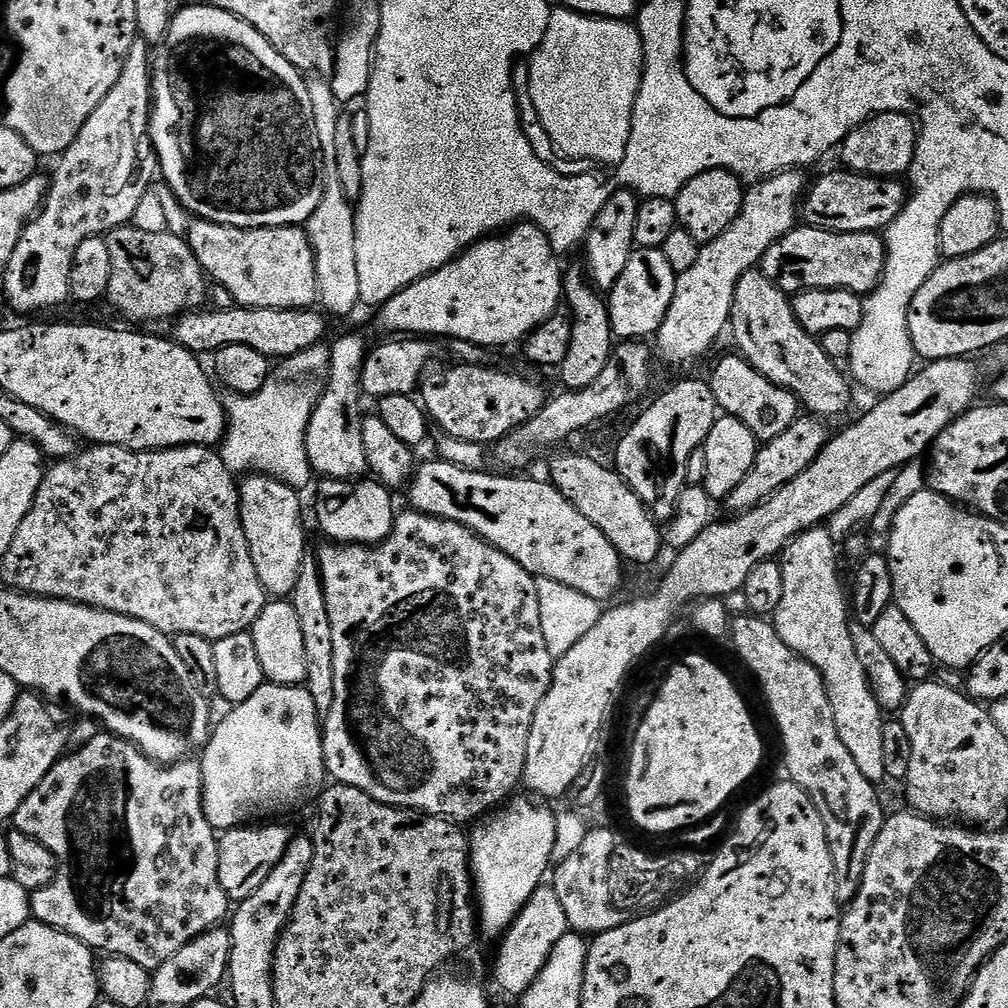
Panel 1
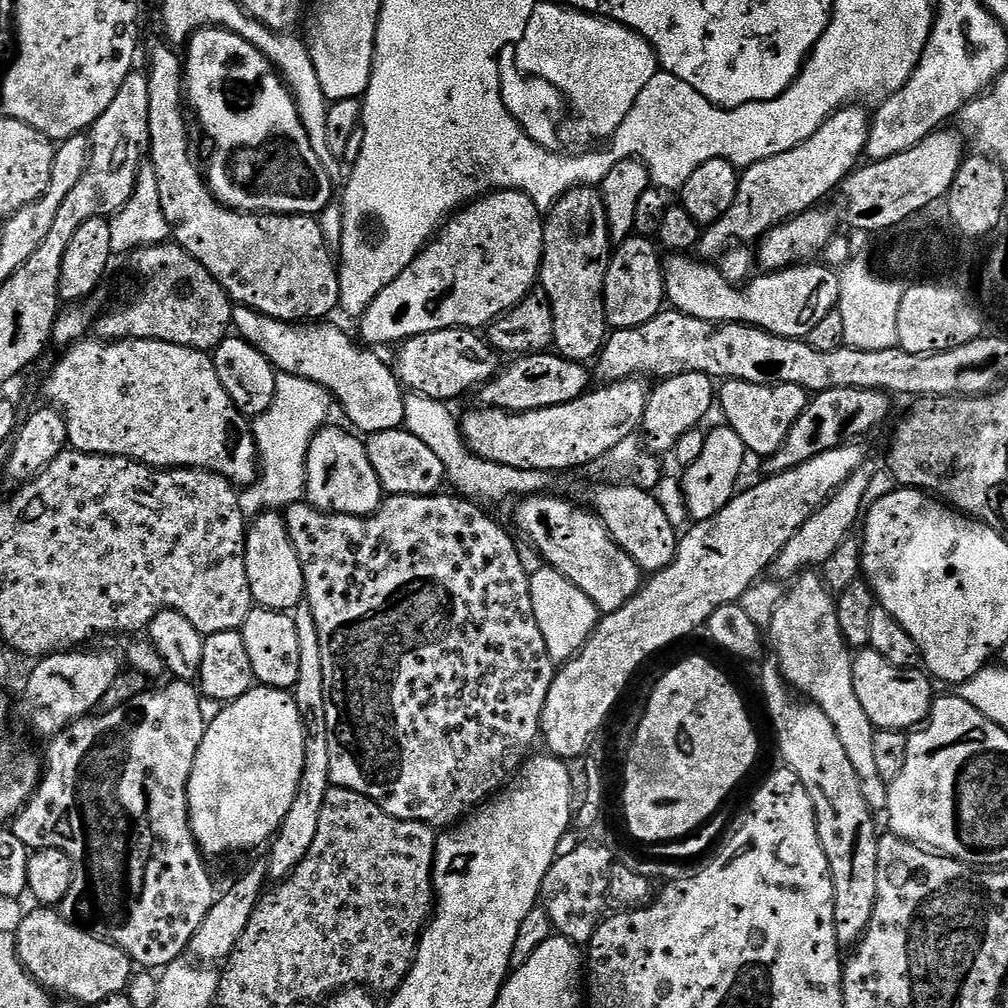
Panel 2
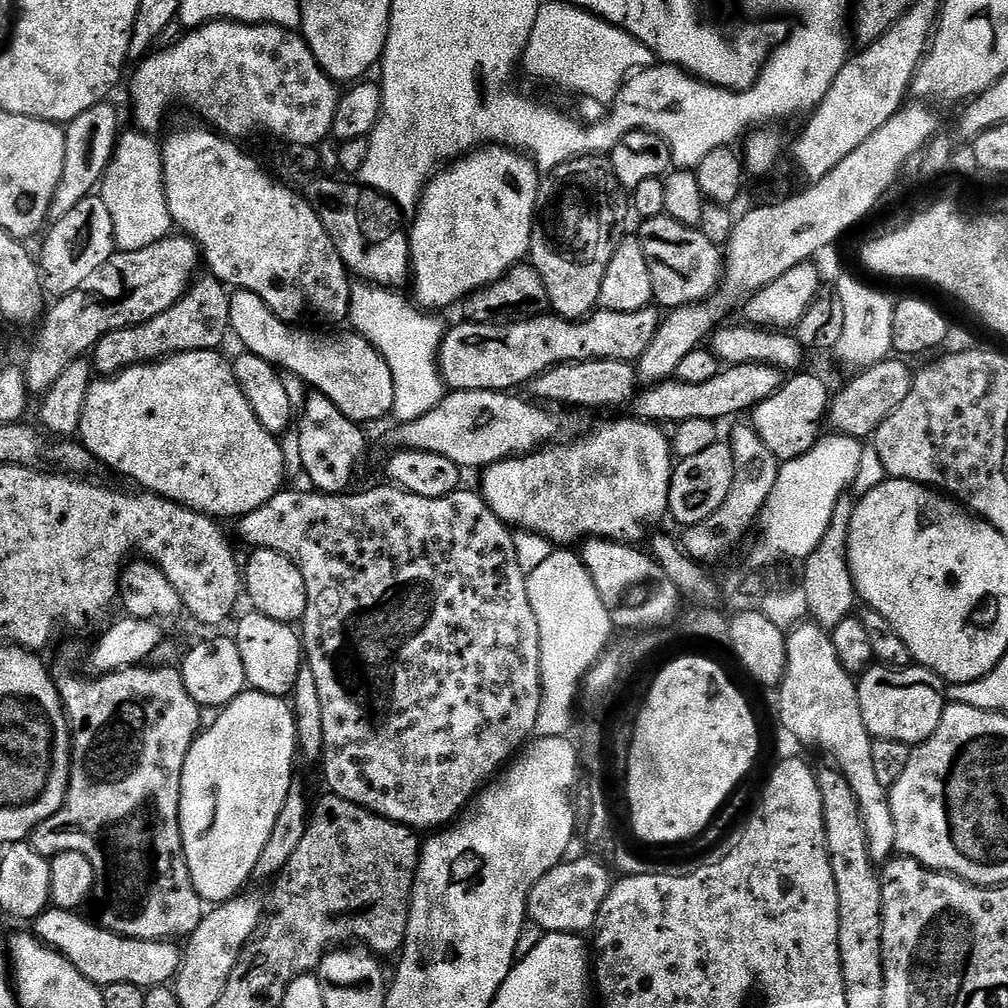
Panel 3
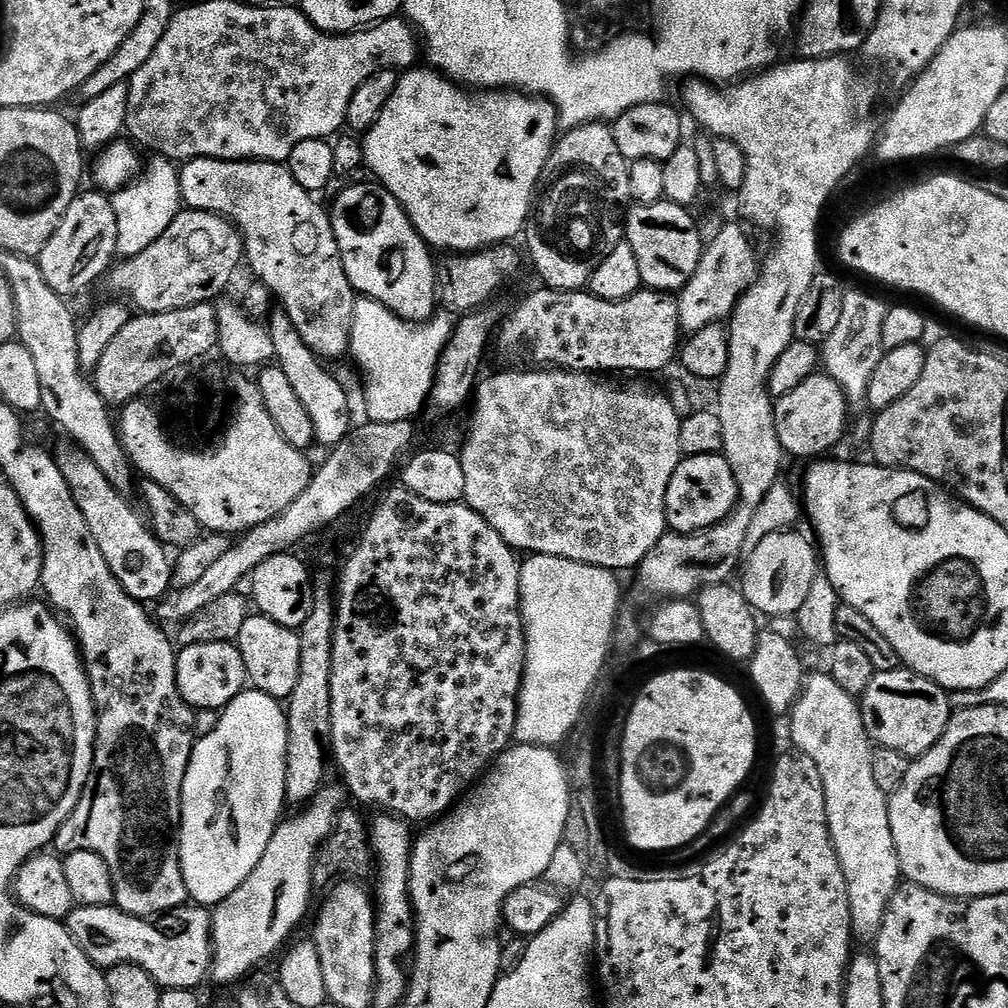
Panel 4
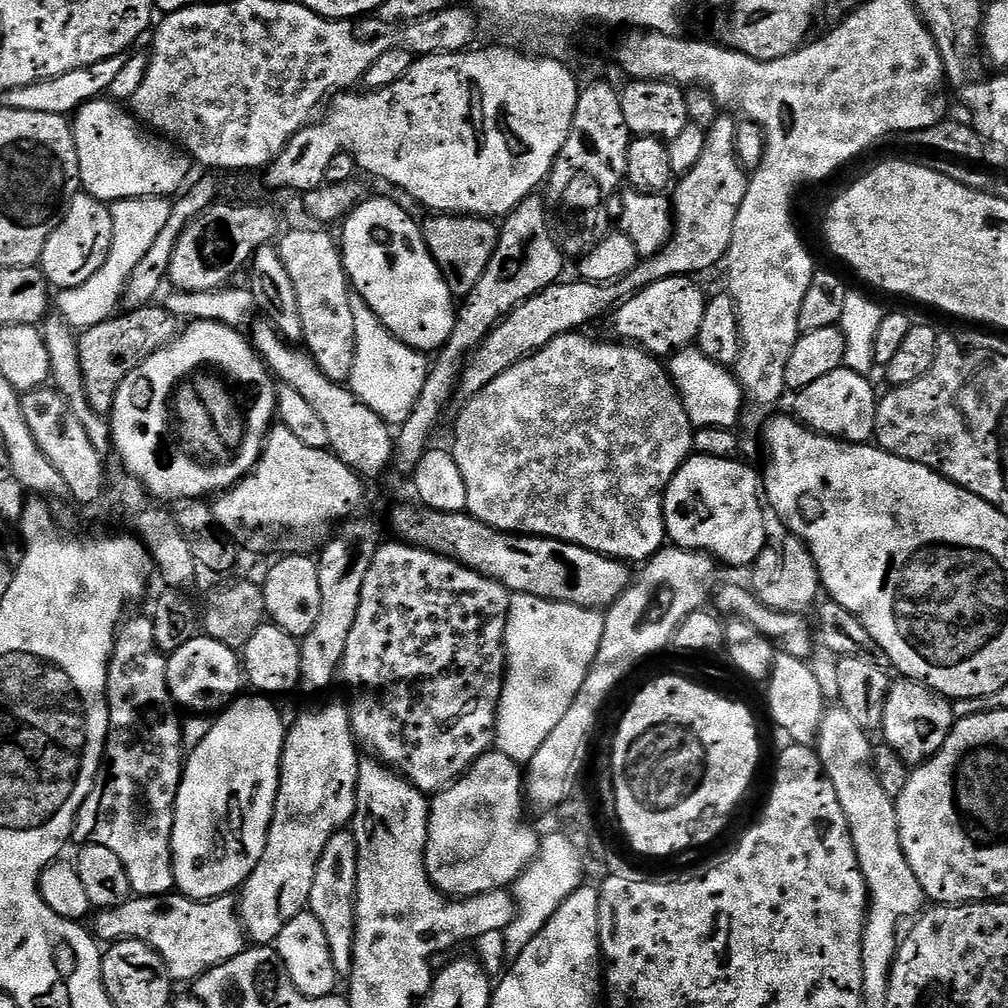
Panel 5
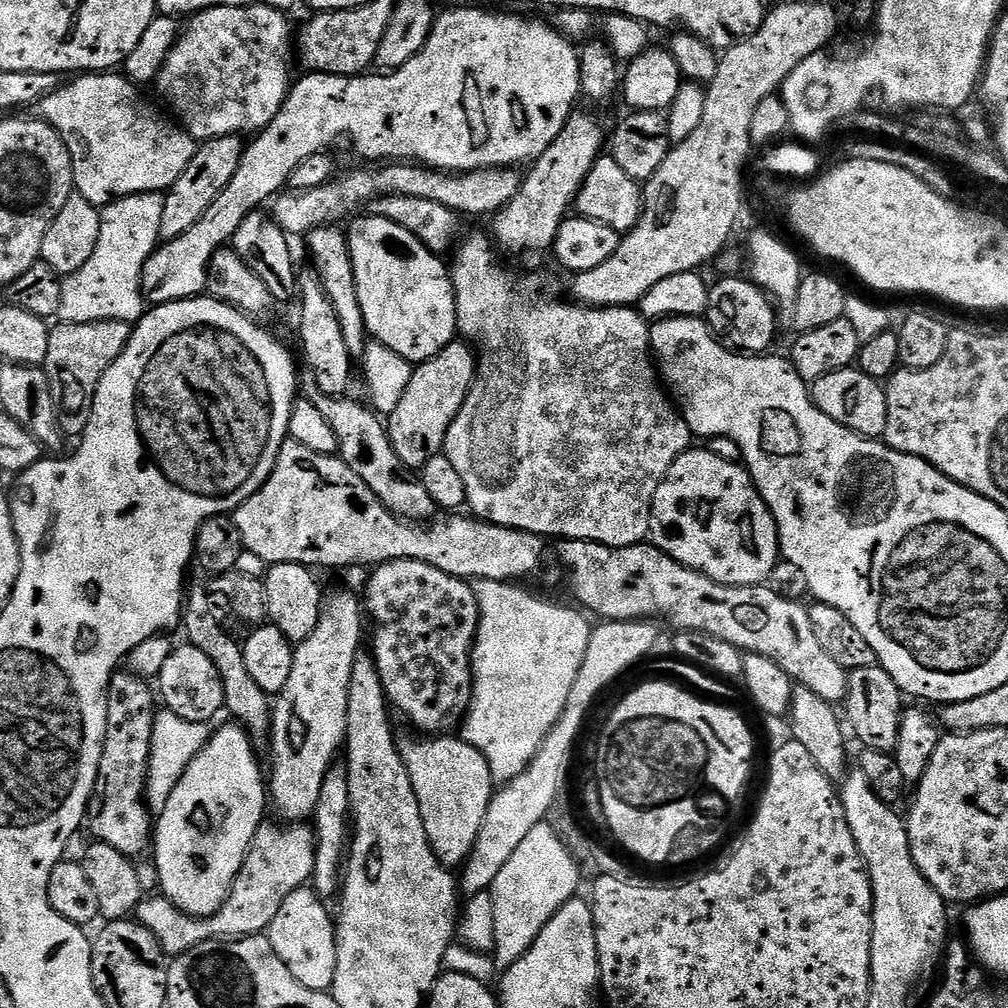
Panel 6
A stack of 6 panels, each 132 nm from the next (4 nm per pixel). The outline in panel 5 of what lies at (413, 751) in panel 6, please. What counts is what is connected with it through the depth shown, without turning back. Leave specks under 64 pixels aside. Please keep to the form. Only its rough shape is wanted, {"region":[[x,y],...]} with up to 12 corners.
{"region":[[483,752],[431,797],[424,865],[449,898],[508,888],[541,841],[521,765]]}

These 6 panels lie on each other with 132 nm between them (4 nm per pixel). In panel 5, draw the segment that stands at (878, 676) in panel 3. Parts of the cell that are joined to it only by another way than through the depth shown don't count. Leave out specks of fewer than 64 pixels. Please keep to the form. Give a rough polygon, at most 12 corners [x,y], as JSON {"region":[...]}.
{"region":[[917,680],[889,687],[879,731],[909,766],[954,723],[952,701]]}

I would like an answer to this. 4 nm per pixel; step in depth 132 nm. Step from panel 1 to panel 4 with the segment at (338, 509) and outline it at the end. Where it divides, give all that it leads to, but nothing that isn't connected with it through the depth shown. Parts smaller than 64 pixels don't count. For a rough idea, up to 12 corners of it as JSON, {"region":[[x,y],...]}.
{"region":[[283,310],[267,317],[278,367],[294,386],[316,444],[354,427],[347,390],[302,342]]}

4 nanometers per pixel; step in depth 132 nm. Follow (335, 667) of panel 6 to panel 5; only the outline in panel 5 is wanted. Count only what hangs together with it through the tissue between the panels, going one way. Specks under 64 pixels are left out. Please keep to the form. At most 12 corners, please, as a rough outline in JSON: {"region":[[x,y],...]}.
{"region":[[343,703],[285,731],[266,850],[238,892],[253,945],[307,909],[352,823],[361,759]]}

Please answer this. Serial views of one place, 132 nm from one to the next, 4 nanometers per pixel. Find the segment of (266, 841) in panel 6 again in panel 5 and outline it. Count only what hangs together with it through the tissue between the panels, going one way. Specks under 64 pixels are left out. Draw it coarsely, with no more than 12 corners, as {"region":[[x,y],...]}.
{"region":[[235,895],[137,896],[97,911],[100,942],[141,940],[173,981],[246,947]]}

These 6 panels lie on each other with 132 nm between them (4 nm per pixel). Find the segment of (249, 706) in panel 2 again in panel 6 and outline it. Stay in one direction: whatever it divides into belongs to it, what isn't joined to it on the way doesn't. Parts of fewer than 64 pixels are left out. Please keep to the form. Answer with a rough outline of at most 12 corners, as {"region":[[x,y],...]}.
{"region":[[216,728],[155,817],[159,891],[219,912],[265,823],[252,737]]}

